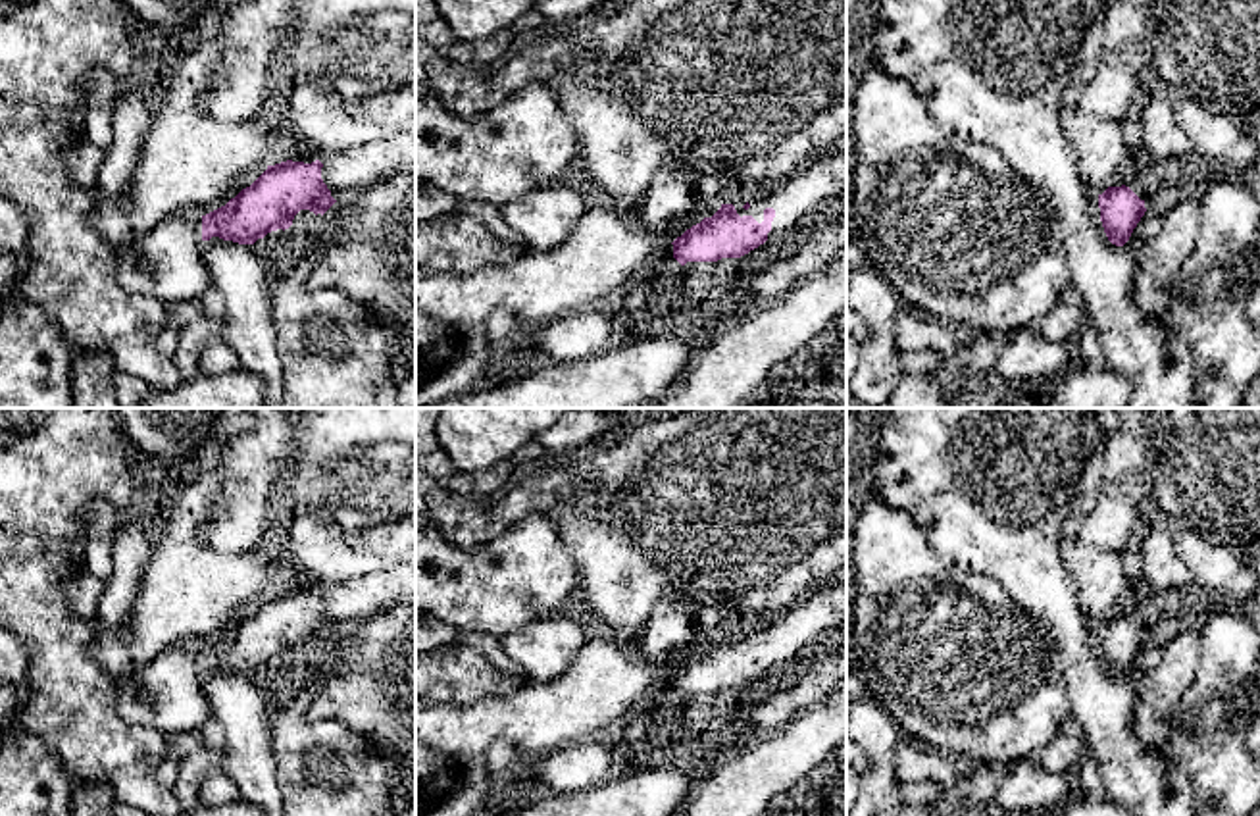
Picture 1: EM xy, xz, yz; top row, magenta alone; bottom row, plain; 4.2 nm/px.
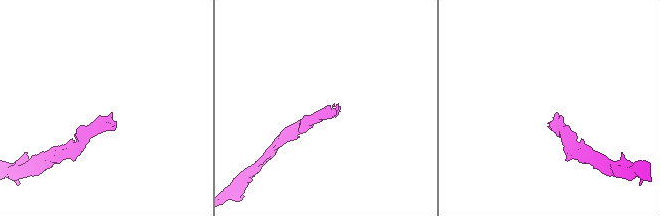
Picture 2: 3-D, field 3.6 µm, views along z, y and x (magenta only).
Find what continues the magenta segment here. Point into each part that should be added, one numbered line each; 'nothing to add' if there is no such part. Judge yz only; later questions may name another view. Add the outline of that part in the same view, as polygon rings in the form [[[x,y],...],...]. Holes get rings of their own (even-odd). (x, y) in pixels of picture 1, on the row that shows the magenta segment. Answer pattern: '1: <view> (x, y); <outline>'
nothing to add

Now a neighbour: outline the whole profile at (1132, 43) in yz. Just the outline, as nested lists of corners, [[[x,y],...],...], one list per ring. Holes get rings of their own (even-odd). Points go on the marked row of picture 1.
[[[1114,0],[1106,6],[1104,48],[1095,77],[1081,89],[1079,108],[1098,117],[1112,117],[1120,123],[1125,121],[1135,96],[1141,89],[1143,67],[1150,62],[1150,35],[1145,21],[1145,10],[1150,0]]]

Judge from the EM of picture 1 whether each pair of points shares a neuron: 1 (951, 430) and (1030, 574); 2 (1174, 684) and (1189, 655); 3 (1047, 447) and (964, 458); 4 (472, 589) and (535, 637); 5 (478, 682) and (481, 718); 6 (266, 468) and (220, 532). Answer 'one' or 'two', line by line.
1: one
2: one
3: one
4: two
5: two
6: one

